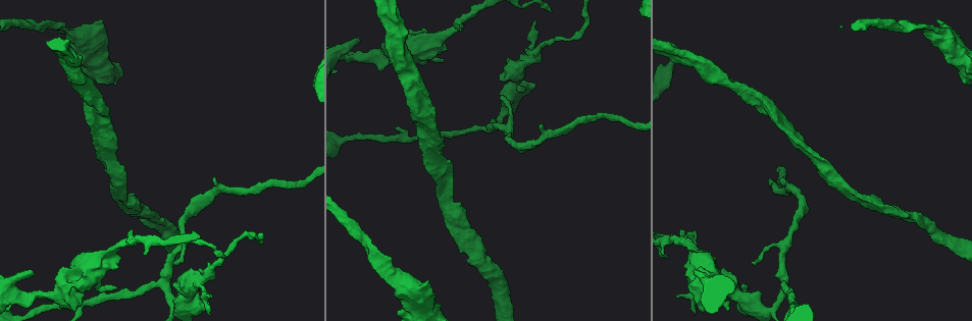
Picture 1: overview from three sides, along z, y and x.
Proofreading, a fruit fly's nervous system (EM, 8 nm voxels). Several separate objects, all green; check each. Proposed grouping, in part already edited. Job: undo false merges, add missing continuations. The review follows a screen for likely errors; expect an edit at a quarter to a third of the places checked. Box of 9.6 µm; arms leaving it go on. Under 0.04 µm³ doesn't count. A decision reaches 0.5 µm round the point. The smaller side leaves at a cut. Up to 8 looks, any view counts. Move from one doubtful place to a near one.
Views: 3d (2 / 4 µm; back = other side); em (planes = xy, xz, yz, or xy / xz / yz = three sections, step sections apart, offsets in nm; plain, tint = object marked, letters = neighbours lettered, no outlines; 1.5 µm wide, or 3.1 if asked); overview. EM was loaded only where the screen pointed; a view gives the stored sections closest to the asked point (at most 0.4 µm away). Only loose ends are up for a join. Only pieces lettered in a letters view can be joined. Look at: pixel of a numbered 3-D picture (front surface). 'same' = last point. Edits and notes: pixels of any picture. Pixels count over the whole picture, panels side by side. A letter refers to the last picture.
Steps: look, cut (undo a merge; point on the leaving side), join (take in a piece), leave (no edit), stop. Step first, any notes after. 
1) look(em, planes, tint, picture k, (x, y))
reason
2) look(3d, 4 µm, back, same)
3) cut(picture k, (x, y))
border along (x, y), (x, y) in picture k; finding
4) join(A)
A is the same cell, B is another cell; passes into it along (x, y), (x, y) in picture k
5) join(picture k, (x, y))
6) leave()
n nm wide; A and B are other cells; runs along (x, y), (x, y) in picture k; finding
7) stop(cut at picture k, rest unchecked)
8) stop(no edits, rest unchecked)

look(3d, 4 µm, picture 1, (534, 84))
stops while still wide

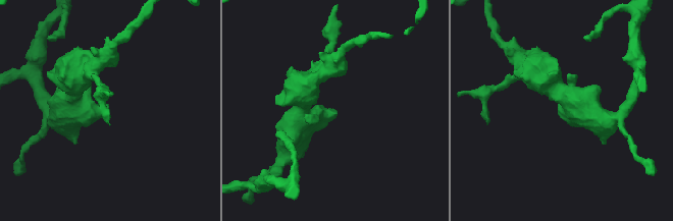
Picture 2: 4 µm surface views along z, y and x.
look(em, xy, step 4, letters, picture 2, (108, 106))

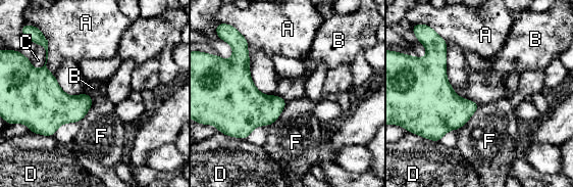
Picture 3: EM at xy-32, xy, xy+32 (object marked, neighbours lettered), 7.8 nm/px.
look(em, planes, letters, same)
cut it another way

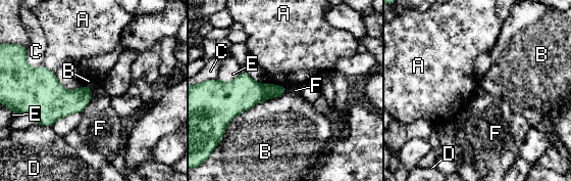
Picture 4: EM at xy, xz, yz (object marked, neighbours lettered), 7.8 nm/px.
leave()
A, B, C, D, E and F are other cells; border along (287, 91), (240, 112), (225, 129) in picture 4; none of them fits

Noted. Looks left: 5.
look(3d, 2 µm, picture 1, (210, 297))
thin end

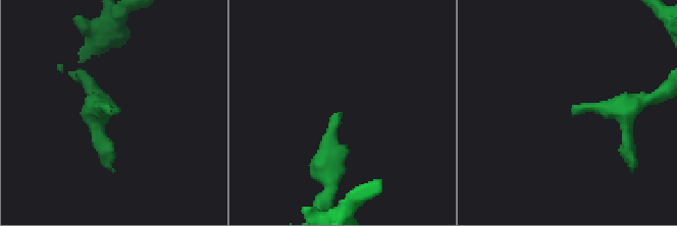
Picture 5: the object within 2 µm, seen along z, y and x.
look(em, planes, letters, picture 5, (341, 116))
need the tissue

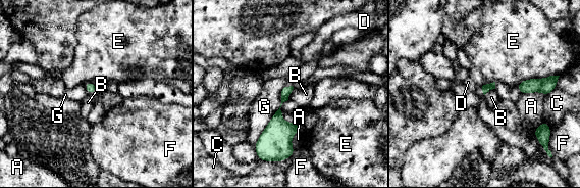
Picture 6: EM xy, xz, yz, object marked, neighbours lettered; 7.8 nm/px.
leave()
A, B, C, D, E, F and G are other cells; border along (97, 89), (93, 93), (88, 94) in picture 6; no lettered piece goes on from it

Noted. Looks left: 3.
look(3d, 4 µm, picture 1, (938, 38))
calibre changes

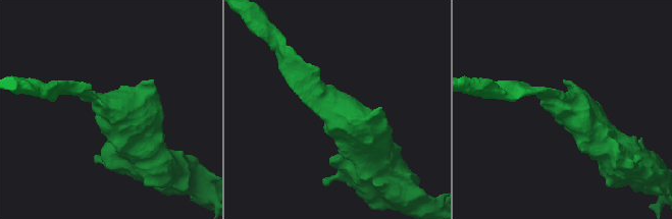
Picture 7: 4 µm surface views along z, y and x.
look(em, xy, step 4, tint, picture 7, (110, 106))

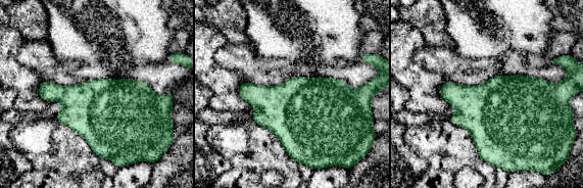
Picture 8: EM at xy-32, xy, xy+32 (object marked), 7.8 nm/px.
look(em, planes, letters, same)

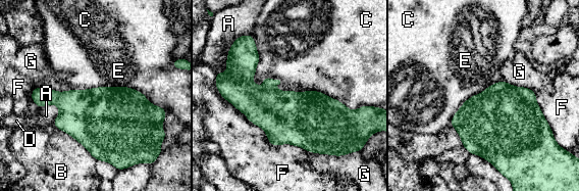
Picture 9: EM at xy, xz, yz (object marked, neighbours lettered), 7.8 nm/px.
leave()
A, B, C, D, E, F and G are other cells; border along (254, 41), (252, 83), (355, 110) in picture 9; continuous, no second neuron

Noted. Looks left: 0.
stop(no edits, rest unchecked)

